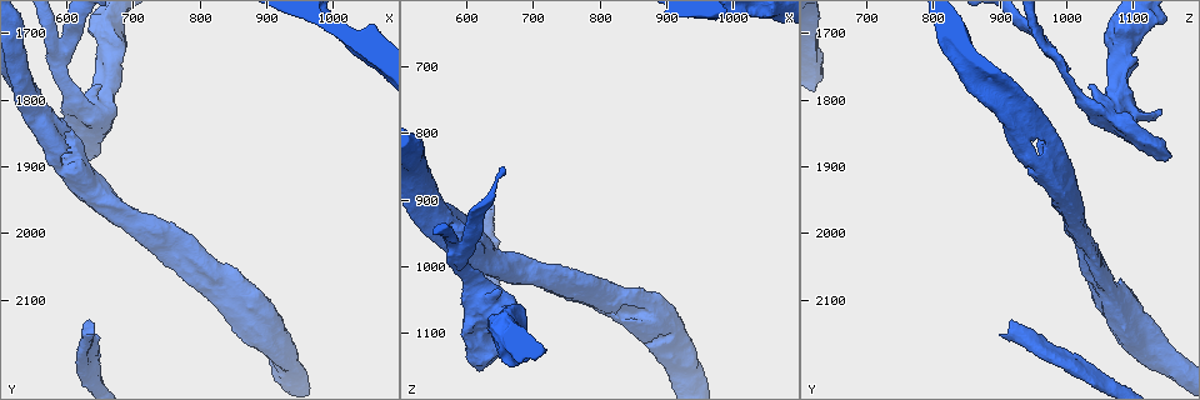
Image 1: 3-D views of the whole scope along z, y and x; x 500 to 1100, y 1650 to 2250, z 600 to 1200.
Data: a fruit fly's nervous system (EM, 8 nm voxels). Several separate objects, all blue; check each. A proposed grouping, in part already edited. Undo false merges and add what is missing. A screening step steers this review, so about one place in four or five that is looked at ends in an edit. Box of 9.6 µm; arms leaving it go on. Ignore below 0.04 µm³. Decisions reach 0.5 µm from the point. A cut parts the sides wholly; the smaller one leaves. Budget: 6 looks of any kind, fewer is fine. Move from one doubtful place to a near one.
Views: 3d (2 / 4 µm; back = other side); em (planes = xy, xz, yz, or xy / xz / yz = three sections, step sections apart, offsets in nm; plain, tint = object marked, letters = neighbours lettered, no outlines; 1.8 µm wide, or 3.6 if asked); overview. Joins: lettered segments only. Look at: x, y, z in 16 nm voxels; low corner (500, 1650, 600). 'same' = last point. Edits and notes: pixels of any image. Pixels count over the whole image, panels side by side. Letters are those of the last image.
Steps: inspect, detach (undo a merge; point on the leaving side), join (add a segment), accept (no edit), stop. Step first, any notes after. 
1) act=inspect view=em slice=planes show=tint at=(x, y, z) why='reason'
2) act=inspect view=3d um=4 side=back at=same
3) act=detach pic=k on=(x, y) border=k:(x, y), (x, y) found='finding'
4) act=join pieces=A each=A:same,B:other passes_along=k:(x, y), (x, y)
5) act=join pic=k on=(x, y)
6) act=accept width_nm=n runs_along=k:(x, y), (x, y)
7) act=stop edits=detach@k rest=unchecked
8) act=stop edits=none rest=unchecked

act=inspect view=em um=3.6 slice=xz step=4 show=tint at=(845, 2105, 1070) why='thick turns thin'

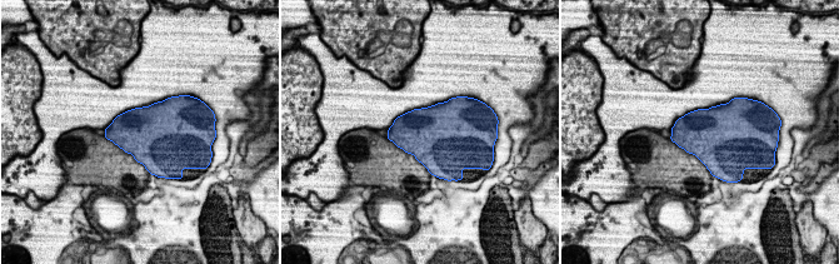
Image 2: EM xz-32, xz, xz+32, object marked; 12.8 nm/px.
act=inspect view=em um=3.6 slice=planes show=letters at=same why='cut it another way'

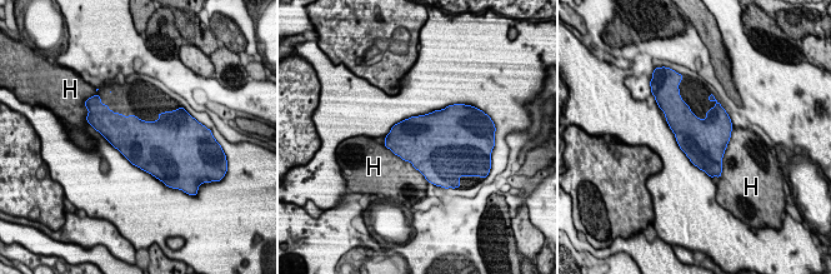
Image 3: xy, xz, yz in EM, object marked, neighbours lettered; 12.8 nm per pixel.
act=accept each=H:other border=3:(384, 144), (408, 160), (427, 180) found='one cell here'

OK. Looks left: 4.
act=inspect view=3d um=2 at=(595, 1835, 1100) why='touches itself'

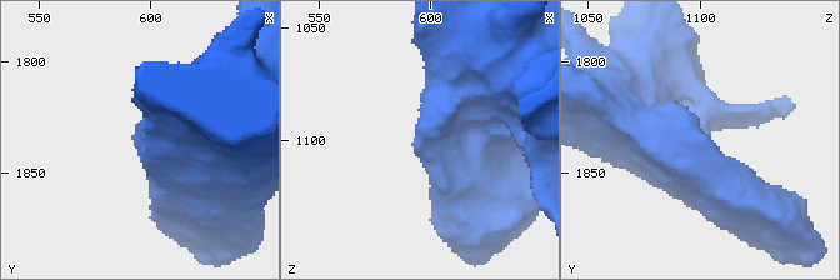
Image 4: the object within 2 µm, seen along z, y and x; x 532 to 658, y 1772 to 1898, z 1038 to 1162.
act=inspect view=em slice=yz step=16 show=letters at=(595, 1834, 1099)

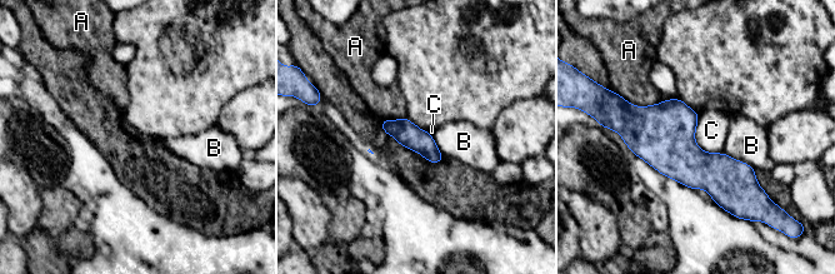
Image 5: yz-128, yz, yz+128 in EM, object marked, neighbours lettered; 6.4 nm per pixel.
act=inspect view=em slice=planes show=letters at=same why='another direction'

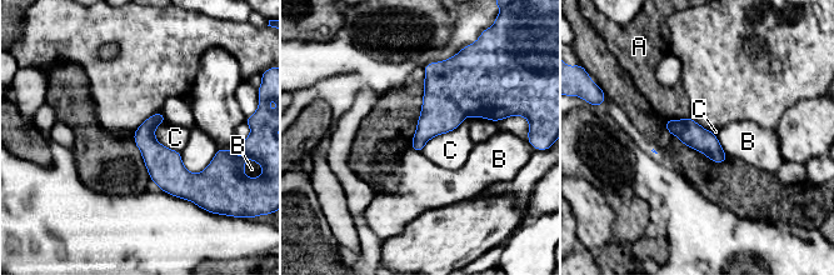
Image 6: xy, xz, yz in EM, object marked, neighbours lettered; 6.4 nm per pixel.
act=accept each=A:other,B:other,C:other runs_along=6:(668, 123), (685, 129), (723, 156) found='continuous, no second cell'

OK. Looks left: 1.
act=stop edits=none rest=unchecked

